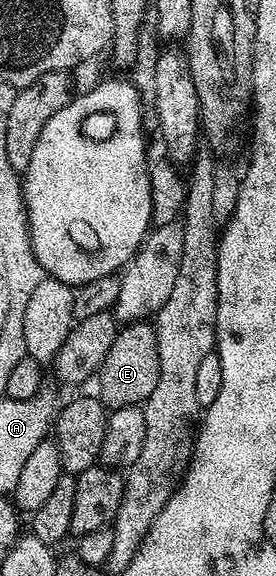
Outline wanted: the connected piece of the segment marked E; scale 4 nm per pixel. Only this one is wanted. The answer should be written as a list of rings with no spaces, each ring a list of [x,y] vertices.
[[[130,322],[119,331],[116,342],[112,342],[112,350],[108,350],[108,358],[104,358],[102,369],[98,371],[96,377],[97,395],[100,397],[107,409],[132,408],[141,406],[156,390],[156,382],[160,379],[160,354],[156,350],[155,325],[150,322]]]

